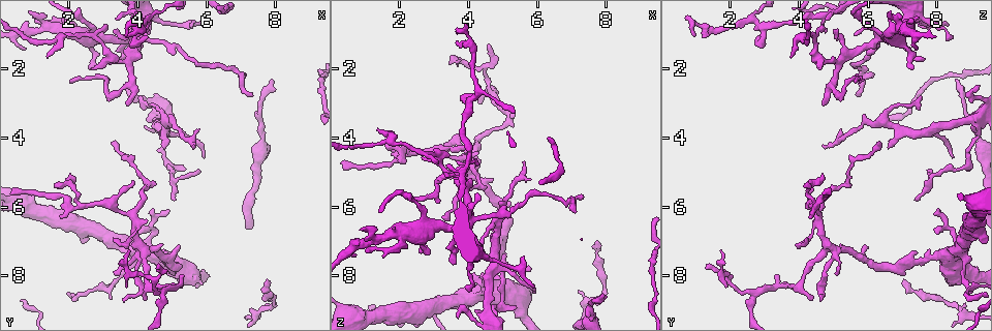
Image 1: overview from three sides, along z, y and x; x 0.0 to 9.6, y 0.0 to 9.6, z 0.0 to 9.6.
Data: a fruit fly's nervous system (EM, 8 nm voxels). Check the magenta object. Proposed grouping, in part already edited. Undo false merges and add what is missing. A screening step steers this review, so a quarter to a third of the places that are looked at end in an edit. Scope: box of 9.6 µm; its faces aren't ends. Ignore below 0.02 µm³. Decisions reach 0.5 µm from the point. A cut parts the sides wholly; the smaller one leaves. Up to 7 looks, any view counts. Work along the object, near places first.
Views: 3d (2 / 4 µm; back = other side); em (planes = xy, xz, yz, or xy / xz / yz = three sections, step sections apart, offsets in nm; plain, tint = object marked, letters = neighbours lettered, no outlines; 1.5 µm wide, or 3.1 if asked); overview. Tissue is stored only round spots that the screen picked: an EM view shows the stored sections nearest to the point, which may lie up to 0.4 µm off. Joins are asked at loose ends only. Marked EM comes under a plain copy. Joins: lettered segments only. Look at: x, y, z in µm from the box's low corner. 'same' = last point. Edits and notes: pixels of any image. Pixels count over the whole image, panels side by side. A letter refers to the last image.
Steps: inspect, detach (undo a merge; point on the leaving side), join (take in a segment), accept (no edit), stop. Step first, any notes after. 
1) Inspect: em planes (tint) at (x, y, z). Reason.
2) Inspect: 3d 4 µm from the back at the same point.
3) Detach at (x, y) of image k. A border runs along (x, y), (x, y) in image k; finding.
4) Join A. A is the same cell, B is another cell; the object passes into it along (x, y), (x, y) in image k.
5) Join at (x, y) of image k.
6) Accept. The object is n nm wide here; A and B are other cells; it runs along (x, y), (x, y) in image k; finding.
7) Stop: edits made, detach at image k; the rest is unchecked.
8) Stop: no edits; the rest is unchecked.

Inspect: 3d 2 µm at (2.55, 2.00, 7.30). Free end.

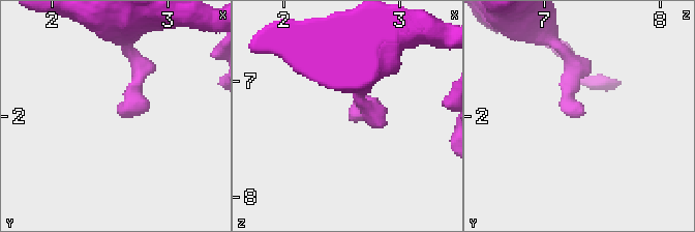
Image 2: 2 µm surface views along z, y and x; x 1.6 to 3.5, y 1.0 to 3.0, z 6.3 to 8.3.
Inspect: em planes (letters) at (2.56, 1.98, 7.30).

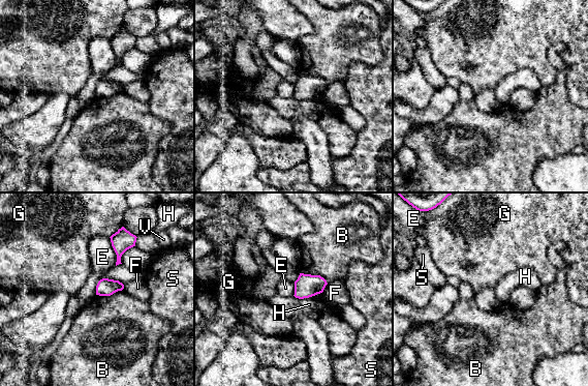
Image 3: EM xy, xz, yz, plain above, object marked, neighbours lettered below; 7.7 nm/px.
Accept. The longest contact is with B, 240 nm; B, E, F, G, H, S and V are other cells; a border runs along (109, 237), (116, 255), (116, 265) in image 3; none of them fits.

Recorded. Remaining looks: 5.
Inspect: em xz step 4 (tint) at (4.10, 2.85, 7.55). Thin end.

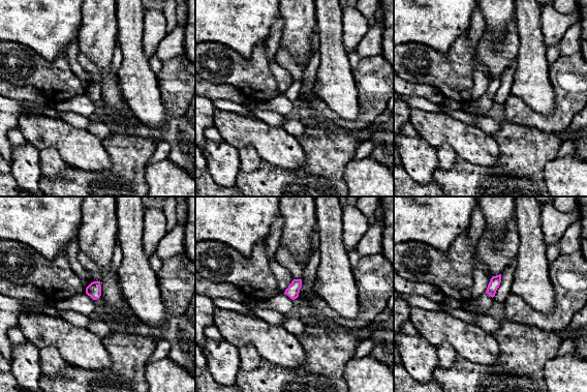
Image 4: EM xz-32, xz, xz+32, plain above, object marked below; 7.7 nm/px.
Inspect: em xz step 4 (letters) at the same point. See the neighbours.

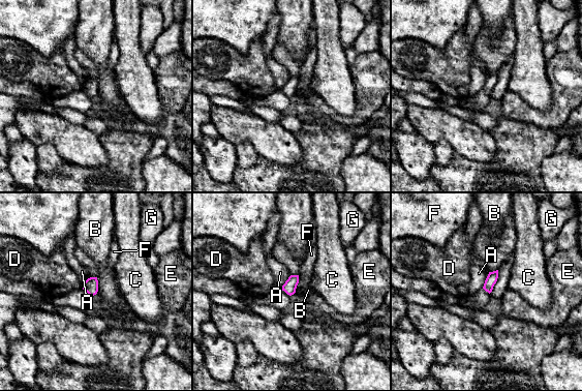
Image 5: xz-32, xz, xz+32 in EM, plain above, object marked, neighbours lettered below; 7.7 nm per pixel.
Accept. A, B, C, D, E, F and G are other cells; a border runs along (96, 277), (97, 293) in image 5; none of them fits.

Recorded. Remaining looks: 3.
Inspect: em planes (letters) at (5.00, 6.15, 8.15). Tapers out.

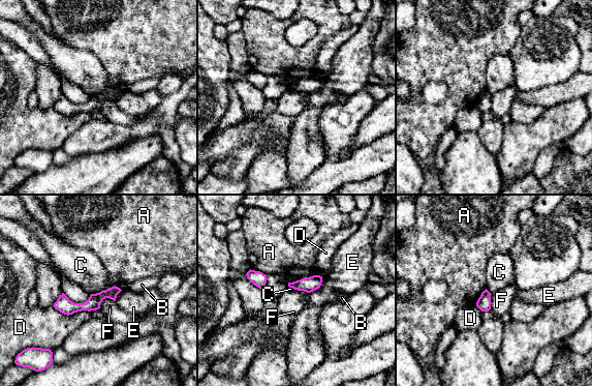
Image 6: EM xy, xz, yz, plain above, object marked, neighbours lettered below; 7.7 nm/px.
Accept. The object is 80 nm wide here; A, B, C, D, E and F are other cells; it runs along (117, 290), (89, 305), (73, 308) in image 6; none of them fits.

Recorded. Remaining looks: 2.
Stop: no edits; the rest is unchecked.

